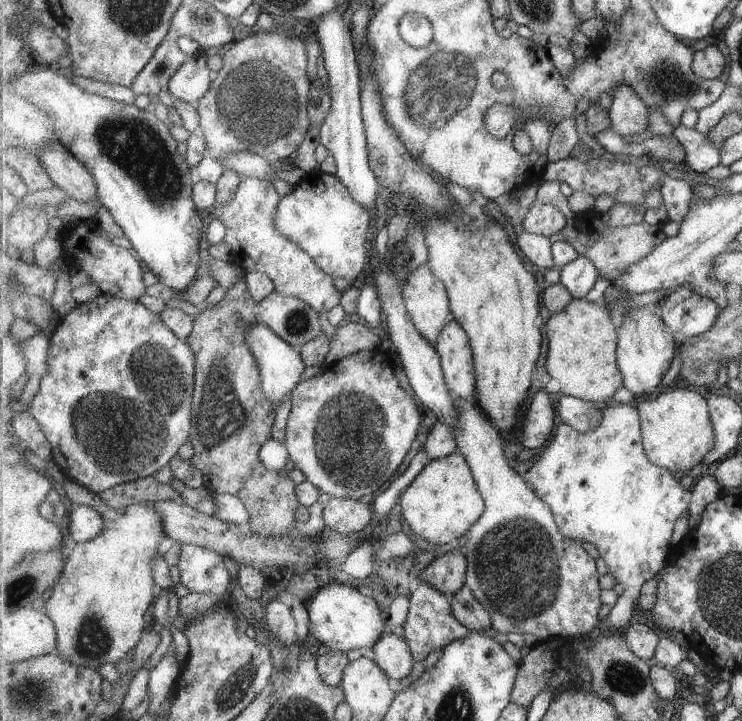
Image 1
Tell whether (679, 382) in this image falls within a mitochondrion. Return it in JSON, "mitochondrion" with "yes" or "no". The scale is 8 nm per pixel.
{"mitochondrion":"no"}

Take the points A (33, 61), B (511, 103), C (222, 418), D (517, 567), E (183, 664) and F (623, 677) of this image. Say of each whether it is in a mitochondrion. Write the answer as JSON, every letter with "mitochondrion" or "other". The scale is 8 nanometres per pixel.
{"A":"other","B":"other","C":"mitochondrion","D":"mitochondrion","E":"other","F":"mitochondrion"}

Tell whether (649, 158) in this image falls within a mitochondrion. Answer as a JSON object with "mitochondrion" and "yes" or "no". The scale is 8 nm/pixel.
{"mitochondrion":"no"}

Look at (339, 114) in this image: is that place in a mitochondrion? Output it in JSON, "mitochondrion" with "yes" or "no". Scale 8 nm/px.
{"mitochondrion":"no"}

